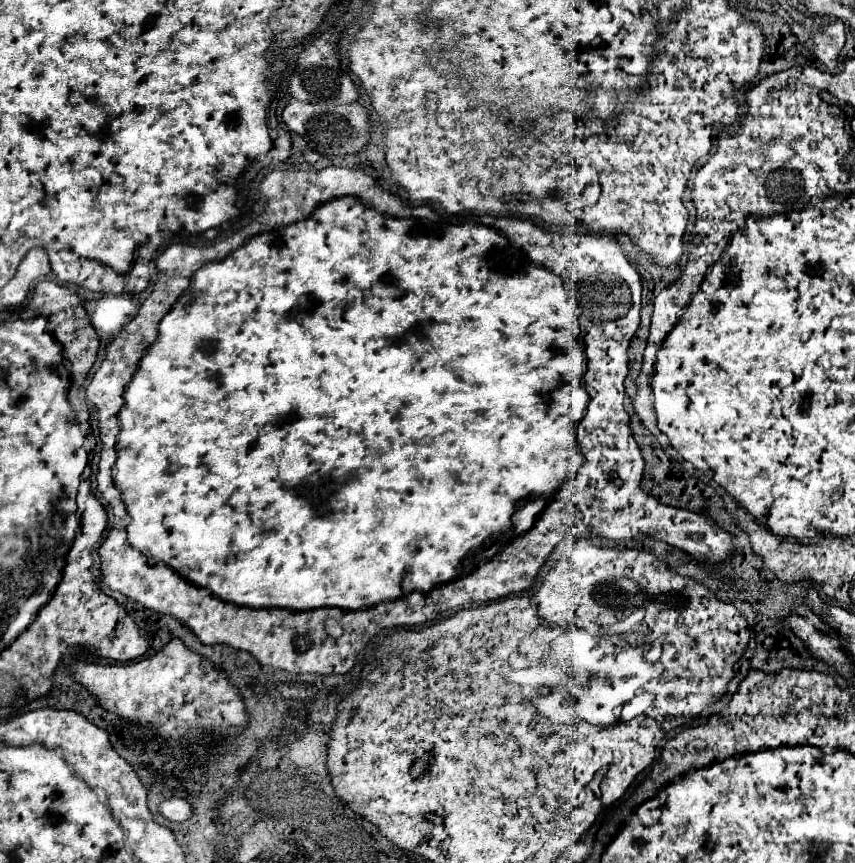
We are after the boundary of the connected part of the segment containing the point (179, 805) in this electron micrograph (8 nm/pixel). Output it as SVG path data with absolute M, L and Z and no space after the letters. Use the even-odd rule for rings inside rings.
M169 798L159 804L159 814L171 822L183 822L191 816L191 806L181 798Z

